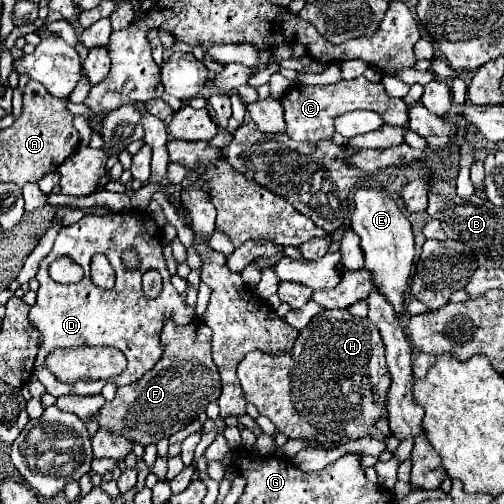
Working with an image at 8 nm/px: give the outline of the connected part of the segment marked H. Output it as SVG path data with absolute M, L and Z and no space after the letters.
M325 310L301 330L293 344L293 350L287 354L287 360L289 362L281 362L281 356L249 352L237 368L245 400L257 406L259 414L267 416L281 434L289 438L315 438L321 442L337 442L337 430L343 430L343 434L351 440L365 434L383 440L383 434L373 428L373 422L385 414L391 376L385 364L383 340L377 326L369 322L369 318L351 316L347 310Z

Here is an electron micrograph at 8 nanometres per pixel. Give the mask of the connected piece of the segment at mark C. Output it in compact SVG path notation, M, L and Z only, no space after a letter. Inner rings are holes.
M359 76L355 80L341 80L331 86L303 86L297 84L293 86L283 98L281 106L285 110L285 122L287 122L287 134L293 140L303 140L303 142L317 142L323 138L331 138L335 132L333 128L333 118L349 112L349 110L373 110L377 112L385 124L391 126L405 126L407 124L407 106L401 98L391 98L383 90L381 84L369 82L365 76Z

